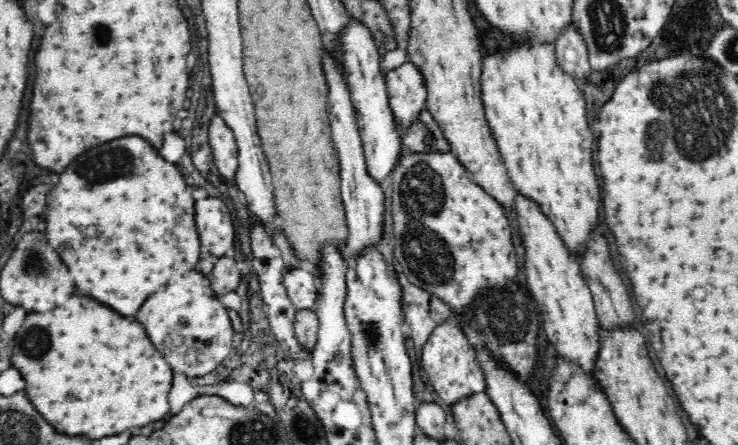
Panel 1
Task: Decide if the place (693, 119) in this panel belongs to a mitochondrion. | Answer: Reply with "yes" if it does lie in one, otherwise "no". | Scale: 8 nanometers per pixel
yes

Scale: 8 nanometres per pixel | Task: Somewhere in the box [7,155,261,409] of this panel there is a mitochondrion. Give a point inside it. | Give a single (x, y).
(35, 343)

